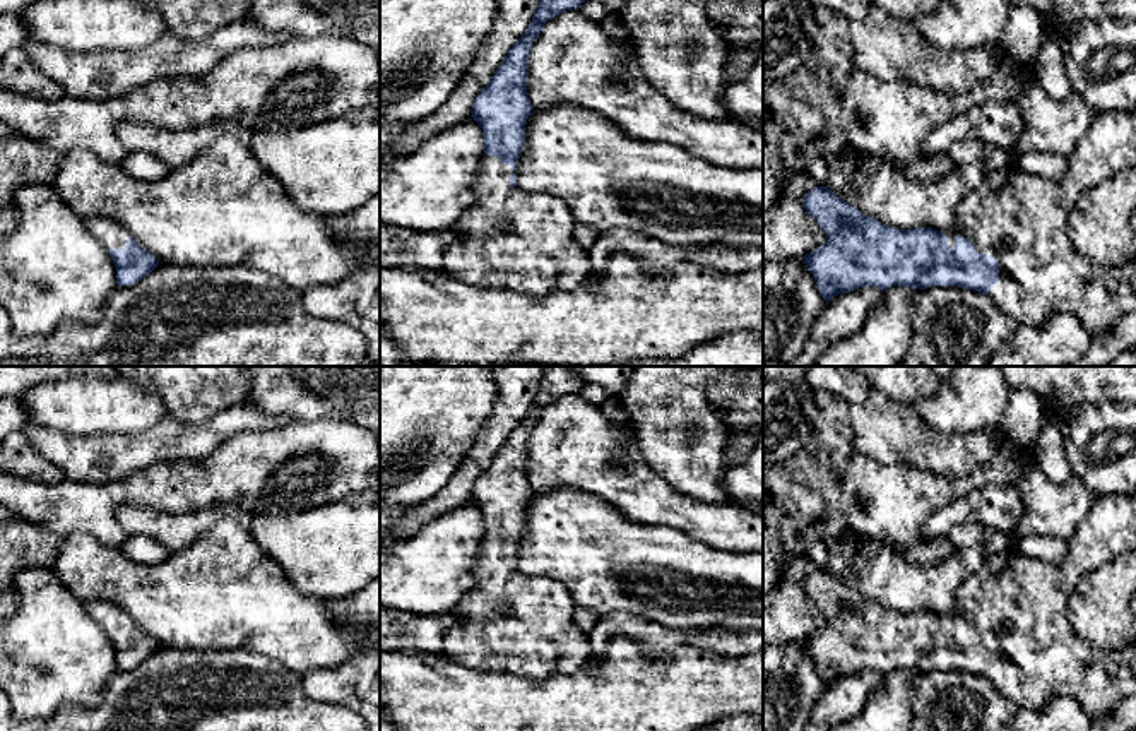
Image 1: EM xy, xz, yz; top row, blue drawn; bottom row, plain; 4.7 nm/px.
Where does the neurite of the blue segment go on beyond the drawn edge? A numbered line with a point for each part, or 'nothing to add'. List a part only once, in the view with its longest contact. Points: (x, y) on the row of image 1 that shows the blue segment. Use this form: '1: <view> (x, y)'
1: yz (1020, 219)

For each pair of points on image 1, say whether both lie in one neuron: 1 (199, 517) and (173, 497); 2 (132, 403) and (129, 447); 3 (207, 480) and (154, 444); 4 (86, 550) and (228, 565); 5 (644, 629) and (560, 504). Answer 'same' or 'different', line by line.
1: different
2: different
3: different
4: same
5: different

